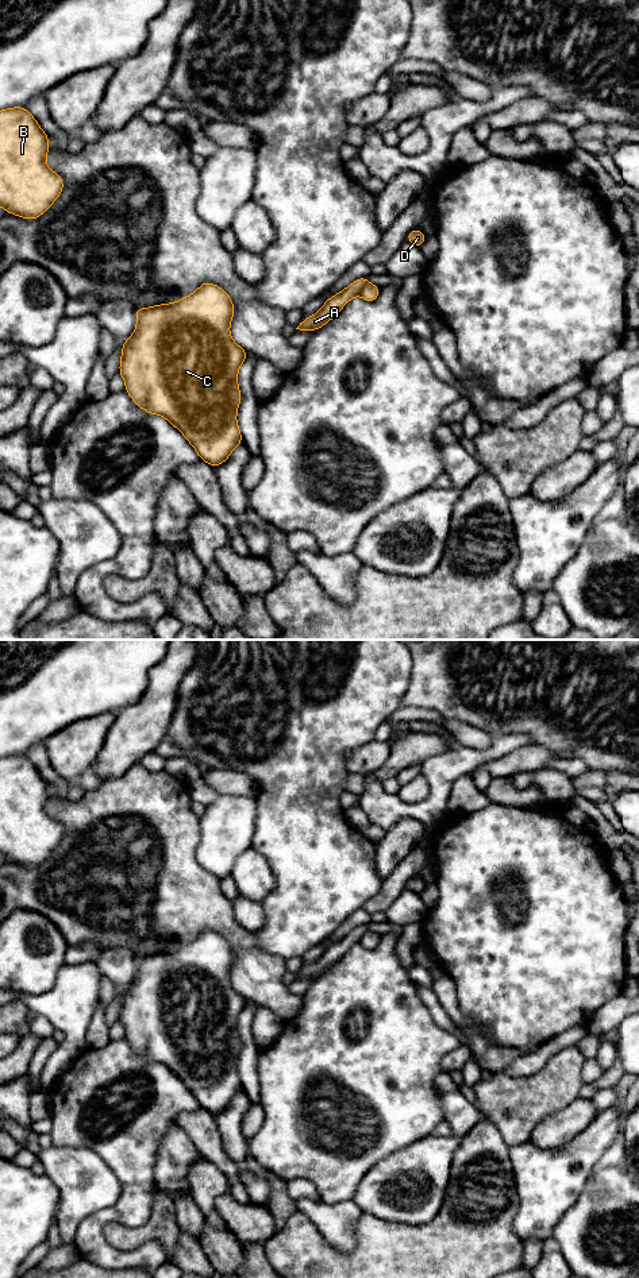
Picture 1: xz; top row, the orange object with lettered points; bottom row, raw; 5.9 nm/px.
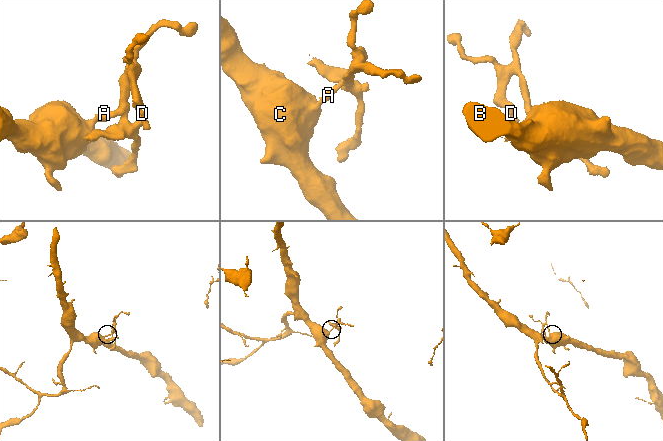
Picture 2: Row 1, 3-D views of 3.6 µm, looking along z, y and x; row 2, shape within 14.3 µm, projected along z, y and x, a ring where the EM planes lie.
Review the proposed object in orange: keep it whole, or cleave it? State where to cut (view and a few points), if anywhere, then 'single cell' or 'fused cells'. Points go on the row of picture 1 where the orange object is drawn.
cut in xz along (368, 284), (358, 294); fused cells

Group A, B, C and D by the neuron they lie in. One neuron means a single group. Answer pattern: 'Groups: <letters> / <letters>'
Groups: A B C / D

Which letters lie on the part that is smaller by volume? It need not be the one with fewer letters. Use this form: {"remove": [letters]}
{"remove": ["D"]}

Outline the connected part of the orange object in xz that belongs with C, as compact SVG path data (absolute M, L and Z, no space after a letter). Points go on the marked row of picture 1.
M204 282L185 298L173 304L138 308L136 328L123 341L119 374L126 391L134 402L150 414L163 416L196 449L199 457L212 467L224 463L232 449L243 444L236 424L236 412L242 401L238 387L238 370L249 354L230 335L230 323L235 314L230 296L215 283Z

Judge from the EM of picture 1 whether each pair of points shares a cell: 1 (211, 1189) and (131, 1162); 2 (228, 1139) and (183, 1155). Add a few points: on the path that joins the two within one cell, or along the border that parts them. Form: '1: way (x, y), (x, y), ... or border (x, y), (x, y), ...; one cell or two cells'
1: border (161, 1139), (157, 1147), (154, 1182); two cells
2: border (212, 1115), (226, 1154), (239, 1168); two cells

